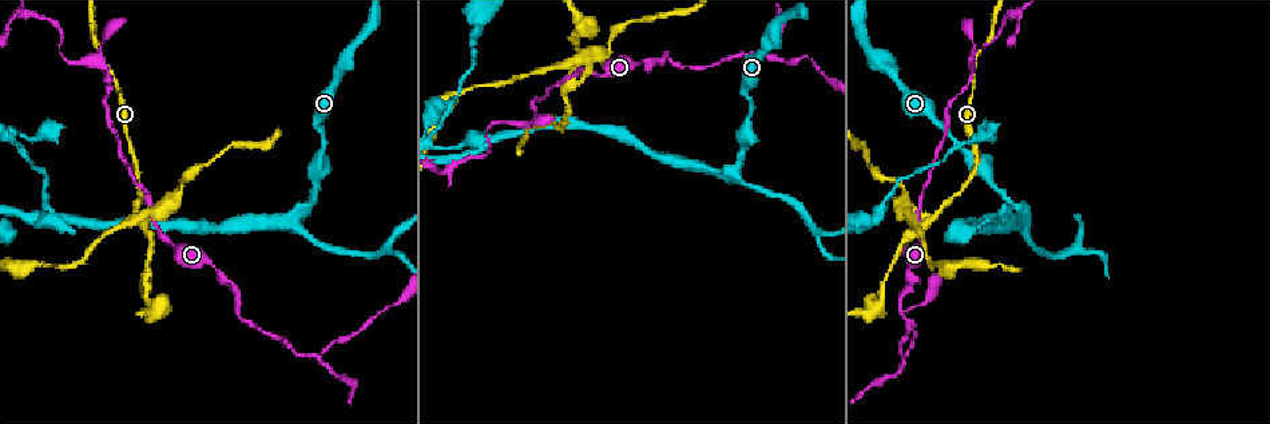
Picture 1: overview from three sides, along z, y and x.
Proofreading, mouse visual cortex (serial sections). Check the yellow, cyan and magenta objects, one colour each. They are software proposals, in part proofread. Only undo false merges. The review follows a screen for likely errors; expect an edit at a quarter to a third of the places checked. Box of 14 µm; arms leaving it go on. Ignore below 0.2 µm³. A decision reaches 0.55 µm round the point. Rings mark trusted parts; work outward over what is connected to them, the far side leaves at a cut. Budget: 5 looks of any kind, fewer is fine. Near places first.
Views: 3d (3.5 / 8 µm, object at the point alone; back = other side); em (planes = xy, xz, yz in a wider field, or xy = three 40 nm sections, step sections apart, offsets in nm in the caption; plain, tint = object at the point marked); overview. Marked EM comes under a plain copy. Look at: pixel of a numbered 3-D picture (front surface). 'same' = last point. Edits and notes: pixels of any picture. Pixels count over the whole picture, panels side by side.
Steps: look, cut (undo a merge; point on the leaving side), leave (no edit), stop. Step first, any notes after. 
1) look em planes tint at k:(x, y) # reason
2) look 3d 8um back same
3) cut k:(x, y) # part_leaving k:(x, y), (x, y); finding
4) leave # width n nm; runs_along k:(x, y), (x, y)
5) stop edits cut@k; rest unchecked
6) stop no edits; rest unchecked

look 3d 3.5um at 1:(571, 84) # a fork

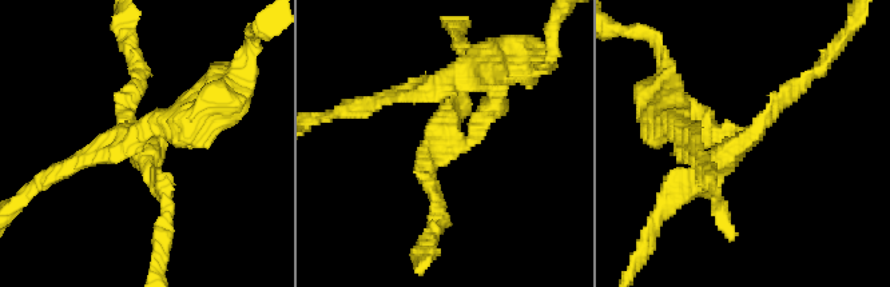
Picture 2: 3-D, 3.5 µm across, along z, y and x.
look em xy step 3 tint at 2:(439, 148) # arms 3; arm_widths 200, 200, 200 nm

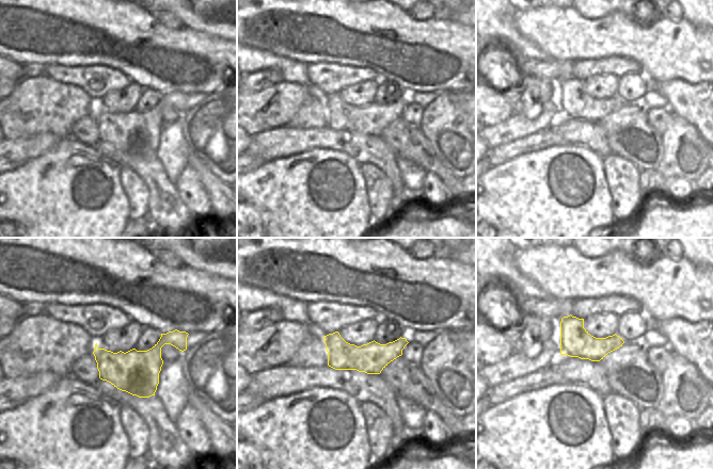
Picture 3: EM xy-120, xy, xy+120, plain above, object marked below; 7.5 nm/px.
leave # width 240 nm; runs_along 2:(441, 206), (425, 159), (495, 104); one cell here

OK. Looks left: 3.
look 3d 3.5um at 1:(744, 91) # calibre changes

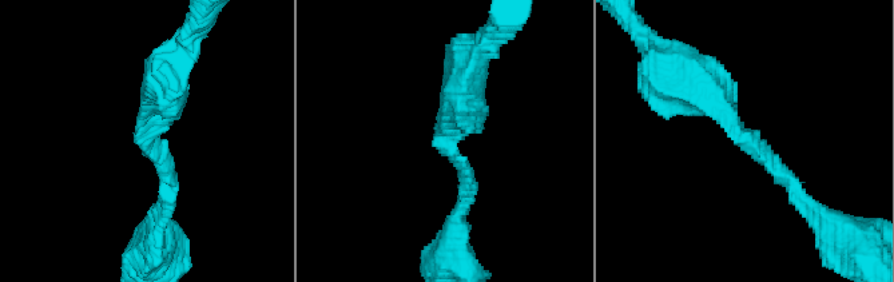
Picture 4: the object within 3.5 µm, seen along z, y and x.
look em xy step 2 tint at 4:(748, 134) # arm_widths 150, 500 nm; shape alone is not enough

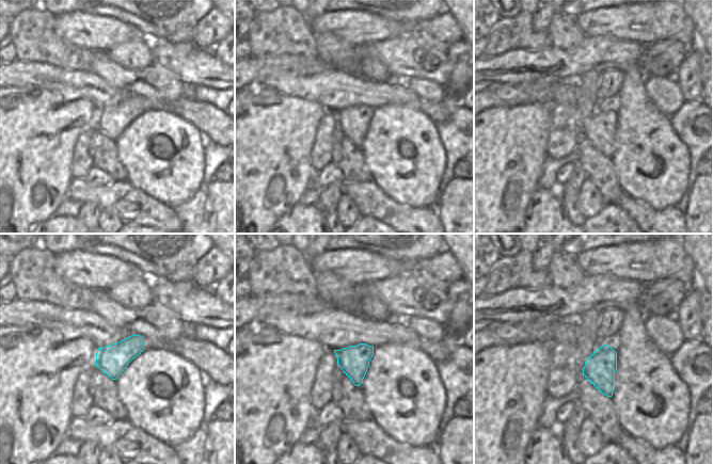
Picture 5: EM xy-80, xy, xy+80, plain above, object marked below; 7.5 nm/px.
leave # runs_along 4:(684, 79), (711, 91), (807, 202); one cell here

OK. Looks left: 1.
stop no edits; rest unchecked

